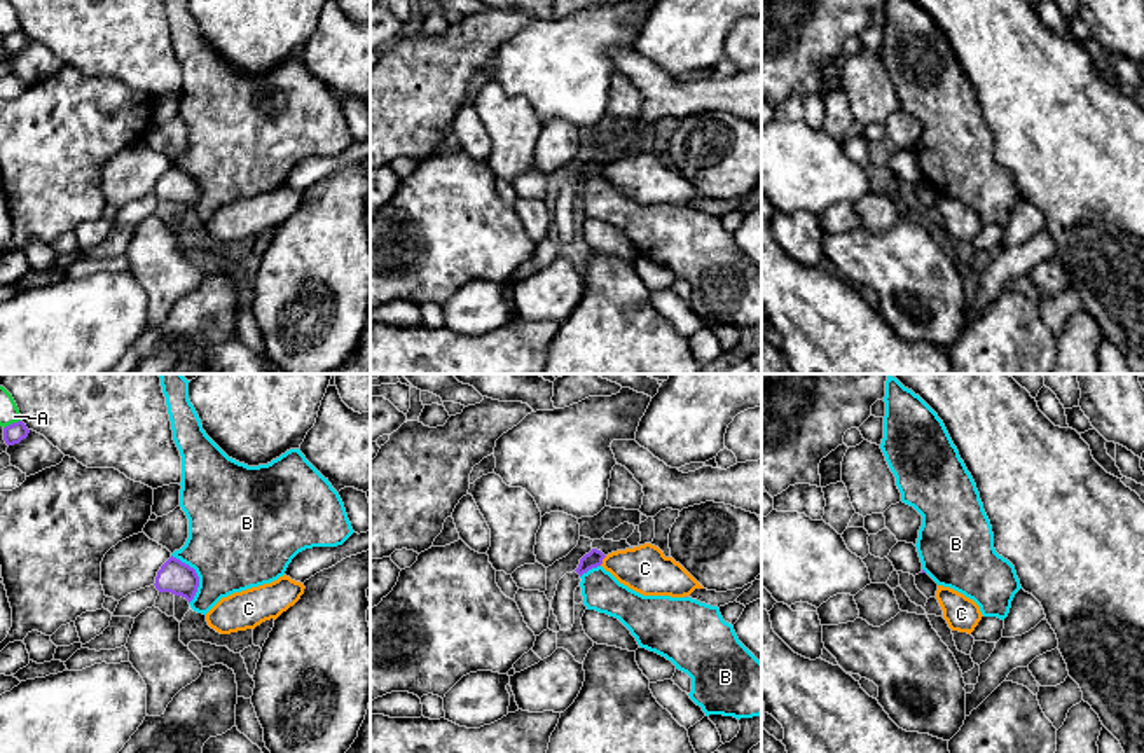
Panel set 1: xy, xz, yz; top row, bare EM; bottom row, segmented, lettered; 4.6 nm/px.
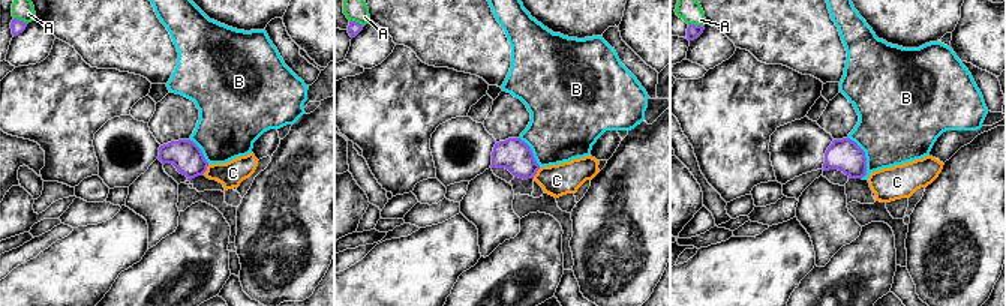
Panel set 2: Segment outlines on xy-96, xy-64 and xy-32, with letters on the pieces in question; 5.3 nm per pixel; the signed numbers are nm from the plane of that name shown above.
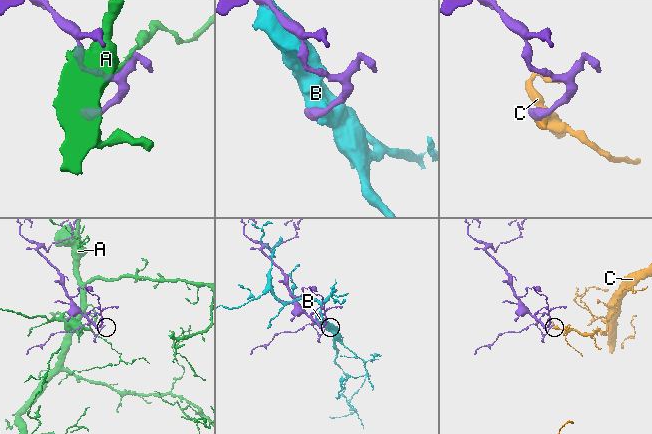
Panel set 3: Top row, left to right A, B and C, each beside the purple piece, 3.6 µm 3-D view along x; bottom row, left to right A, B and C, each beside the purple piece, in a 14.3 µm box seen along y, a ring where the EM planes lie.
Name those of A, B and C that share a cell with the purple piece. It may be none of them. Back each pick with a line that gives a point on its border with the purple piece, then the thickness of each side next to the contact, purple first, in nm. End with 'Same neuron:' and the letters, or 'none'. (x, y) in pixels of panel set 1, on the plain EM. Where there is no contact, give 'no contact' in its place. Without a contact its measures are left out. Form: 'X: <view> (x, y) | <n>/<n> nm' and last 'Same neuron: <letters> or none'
Same neuron: none

